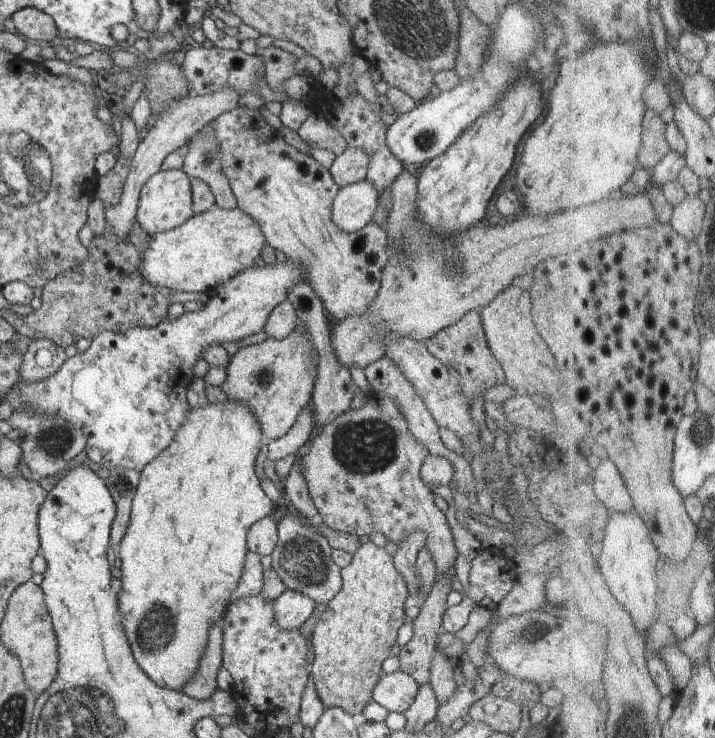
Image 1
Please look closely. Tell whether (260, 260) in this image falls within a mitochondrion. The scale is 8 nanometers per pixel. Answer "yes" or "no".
no

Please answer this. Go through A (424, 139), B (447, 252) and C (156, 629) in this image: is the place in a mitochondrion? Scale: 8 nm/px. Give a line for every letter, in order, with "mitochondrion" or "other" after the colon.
A: mitochondrion
B: mitochondrion
C: mitochondrion

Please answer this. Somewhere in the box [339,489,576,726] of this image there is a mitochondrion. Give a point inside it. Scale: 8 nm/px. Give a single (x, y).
(527, 630)

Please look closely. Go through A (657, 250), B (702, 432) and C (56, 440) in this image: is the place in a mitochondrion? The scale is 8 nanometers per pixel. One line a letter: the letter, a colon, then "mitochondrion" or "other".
A: other
B: mitochondrion
C: mitochondrion

